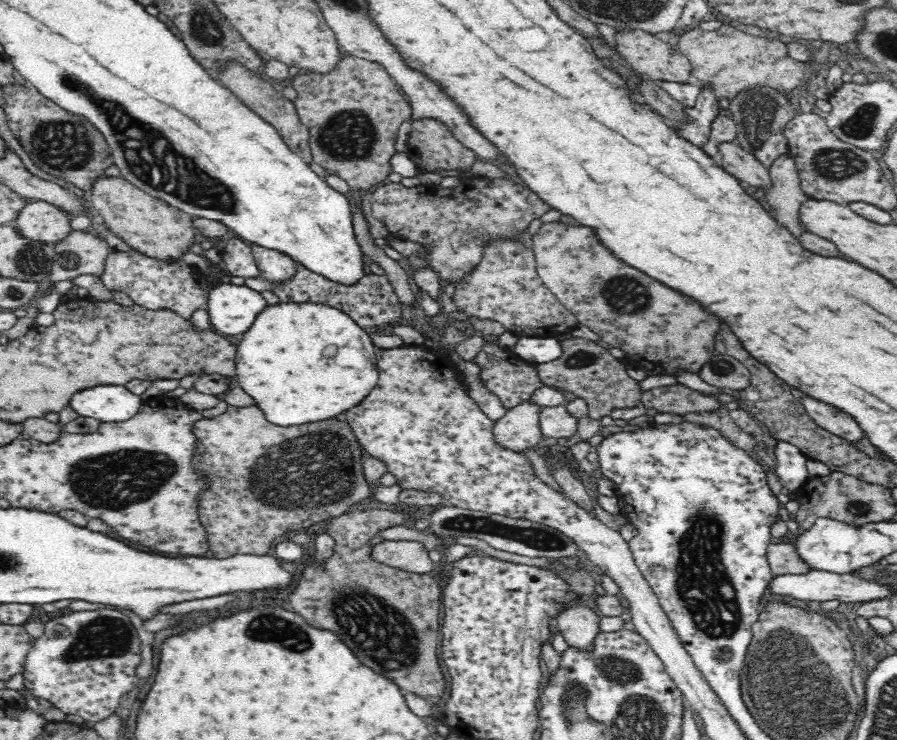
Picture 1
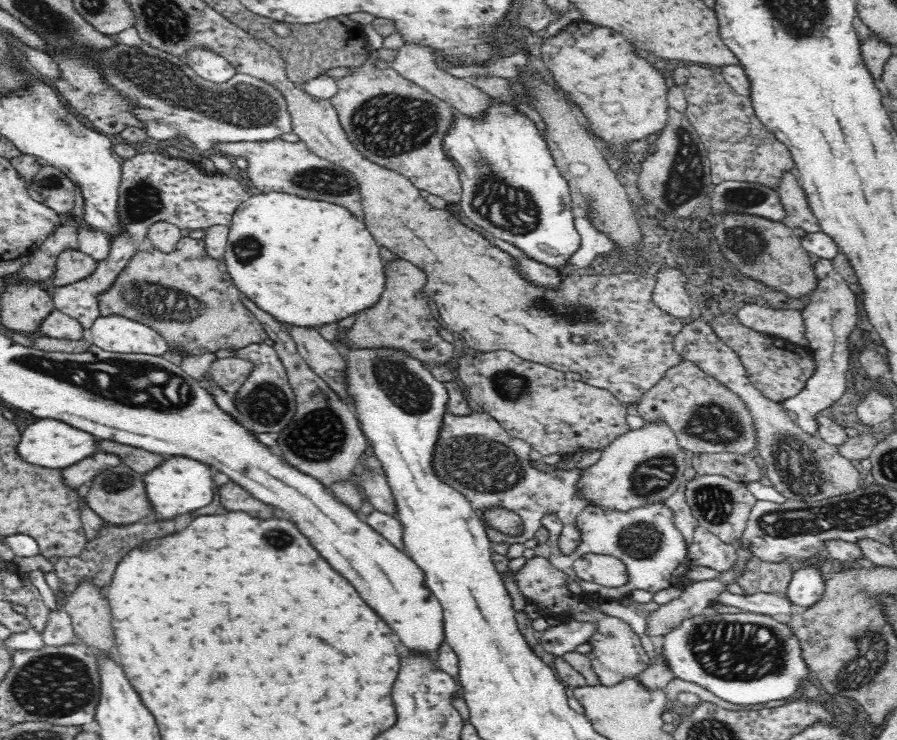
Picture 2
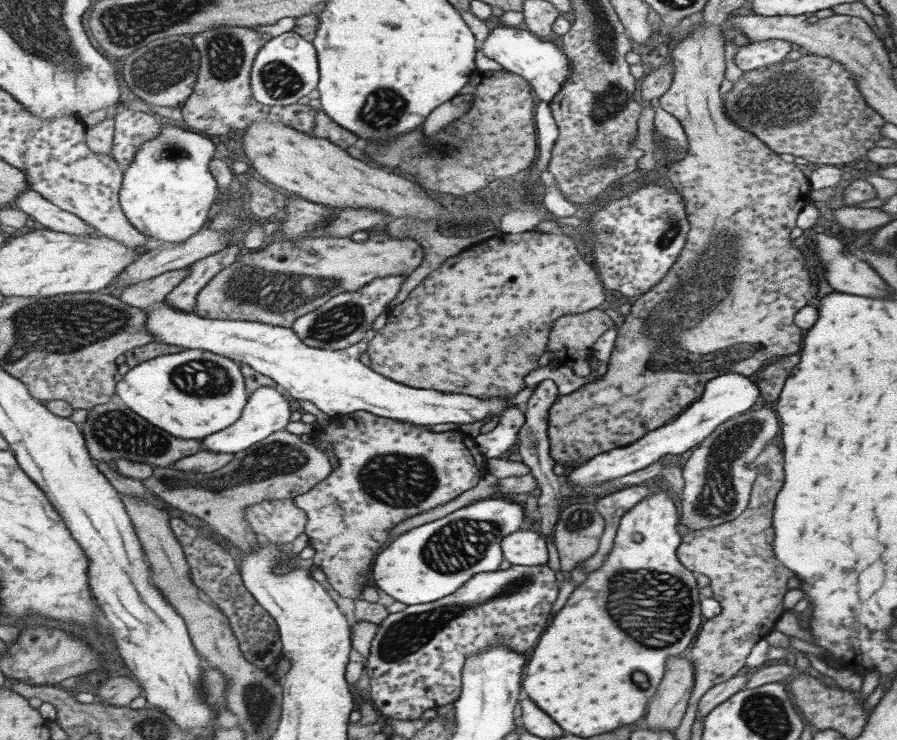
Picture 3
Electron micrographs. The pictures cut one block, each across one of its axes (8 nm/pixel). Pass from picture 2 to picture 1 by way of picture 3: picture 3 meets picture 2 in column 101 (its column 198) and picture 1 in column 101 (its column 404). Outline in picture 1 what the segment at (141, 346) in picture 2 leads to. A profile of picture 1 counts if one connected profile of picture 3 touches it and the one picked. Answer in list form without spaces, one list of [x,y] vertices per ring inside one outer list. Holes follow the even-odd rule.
[[[96,384],[72,396],[70,406],[82,416],[100,418],[104,422],[124,422],[140,412],[144,400],[130,392],[126,384]]]

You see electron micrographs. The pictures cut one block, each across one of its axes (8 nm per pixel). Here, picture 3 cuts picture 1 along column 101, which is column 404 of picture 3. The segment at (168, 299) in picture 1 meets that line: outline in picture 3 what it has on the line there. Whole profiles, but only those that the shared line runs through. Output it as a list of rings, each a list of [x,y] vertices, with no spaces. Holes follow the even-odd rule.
[[[389,276],[385,280],[373,280],[361,292],[335,296],[329,304],[321,306],[313,314],[301,316],[297,320],[297,324],[293,326],[293,330],[297,330],[297,334],[301,334],[301,338],[305,338],[305,344],[313,346],[313,348],[343,350],[343,348],[351,348],[355,344],[361,344],[361,340],[365,340],[365,334],[369,330],[373,330],[373,322],[377,320],[377,316],[383,310],[389,310],[391,302],[399,296],[405,280],[407,280],[407,276]]]

